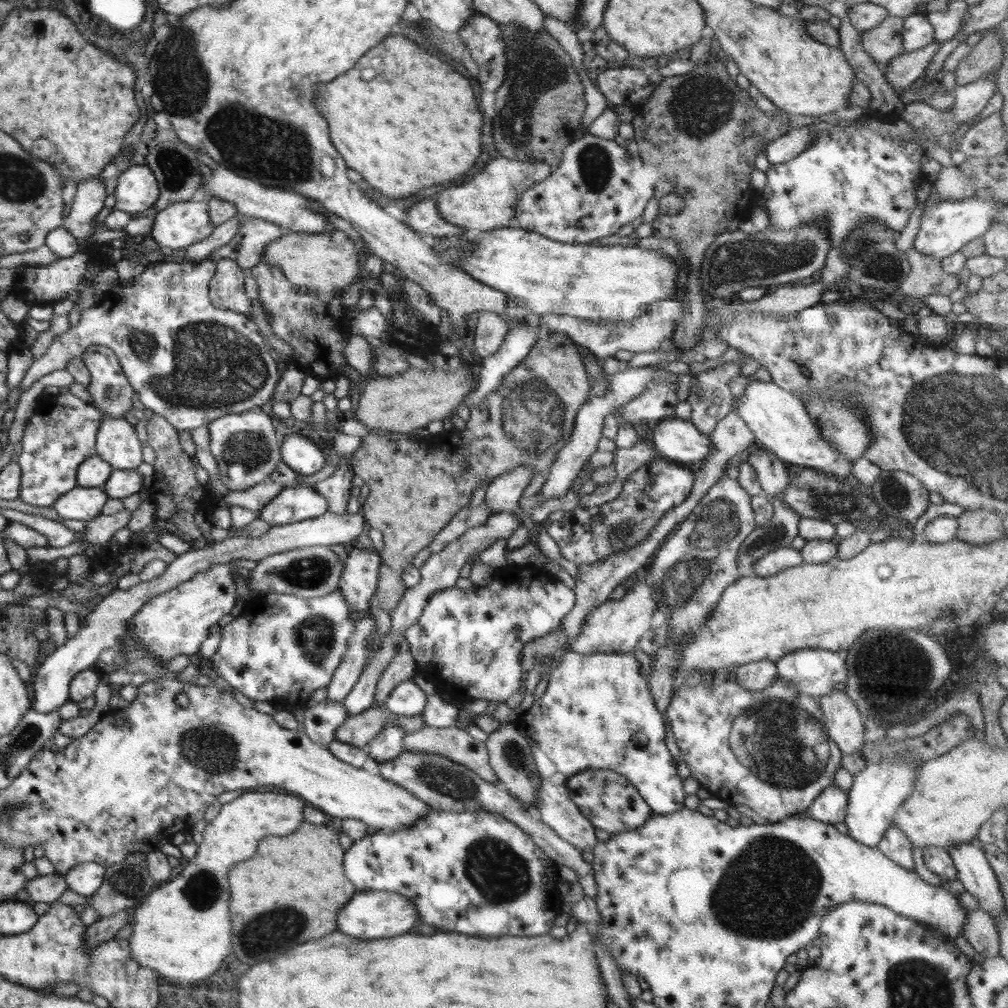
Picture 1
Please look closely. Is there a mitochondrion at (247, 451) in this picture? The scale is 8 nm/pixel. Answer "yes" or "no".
yes

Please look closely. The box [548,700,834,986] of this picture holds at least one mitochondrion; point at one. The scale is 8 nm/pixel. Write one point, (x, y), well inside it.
(770, 889)

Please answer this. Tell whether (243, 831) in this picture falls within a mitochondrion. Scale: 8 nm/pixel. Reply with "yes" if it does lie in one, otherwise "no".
no

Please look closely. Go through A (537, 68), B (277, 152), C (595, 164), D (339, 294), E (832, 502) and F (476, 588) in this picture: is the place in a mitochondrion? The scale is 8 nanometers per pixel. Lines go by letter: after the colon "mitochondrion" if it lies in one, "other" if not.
A: mitochondrion
B: mitochondrion
C: mitochondrion
D: other
E: mitochondrion
F: other

